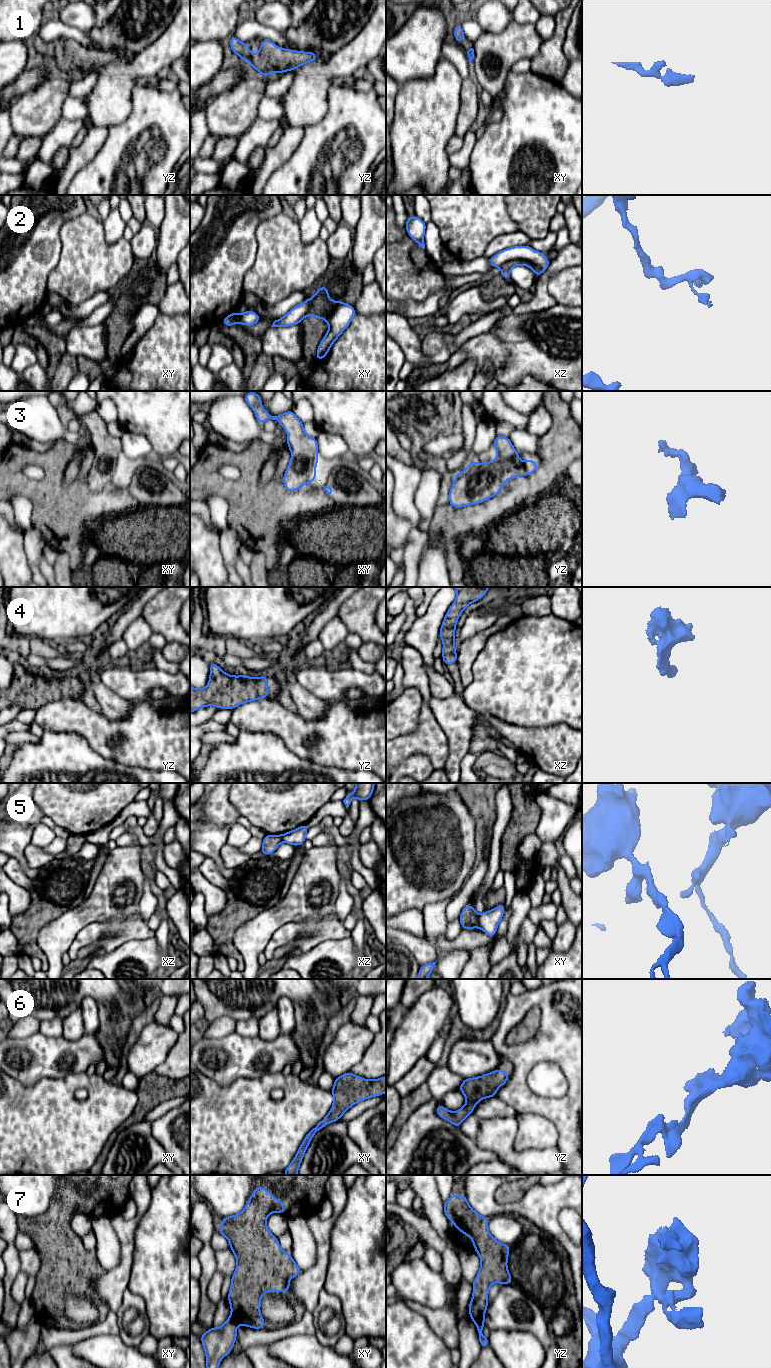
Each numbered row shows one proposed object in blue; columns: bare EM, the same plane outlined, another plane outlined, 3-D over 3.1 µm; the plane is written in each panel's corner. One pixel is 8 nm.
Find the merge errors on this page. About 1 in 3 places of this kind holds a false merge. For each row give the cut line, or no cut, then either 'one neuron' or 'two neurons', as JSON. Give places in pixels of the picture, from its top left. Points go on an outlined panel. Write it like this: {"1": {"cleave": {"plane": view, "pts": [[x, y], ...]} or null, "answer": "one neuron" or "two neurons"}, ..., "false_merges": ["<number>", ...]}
{"1": {"cleave": null, "answer": "one neuron"}, "2": {"cleave": {"plane": "xz", "pts": [[500, 265], [511, 260], [527, 260], [542, 271]]}, "answer": "two neurons"}, "3": {"cleave": null, "answer": "one neuron"}, "4": {"cleave": null, "answer": "one neuron"}, "5": {"cleave": {"plane": "xy", "pts": [[479, 915], [477, 926]]}, "answer": "two neurons"}, "6": {"cleave": null, "answer": "one neuron"}, "7": {"cleave": {"plane": "xy", "pts": [[231, 1315], [237, 1324]]}, "answer": "two neurons"}, "false_merges": ["2", "5", "7"]}

